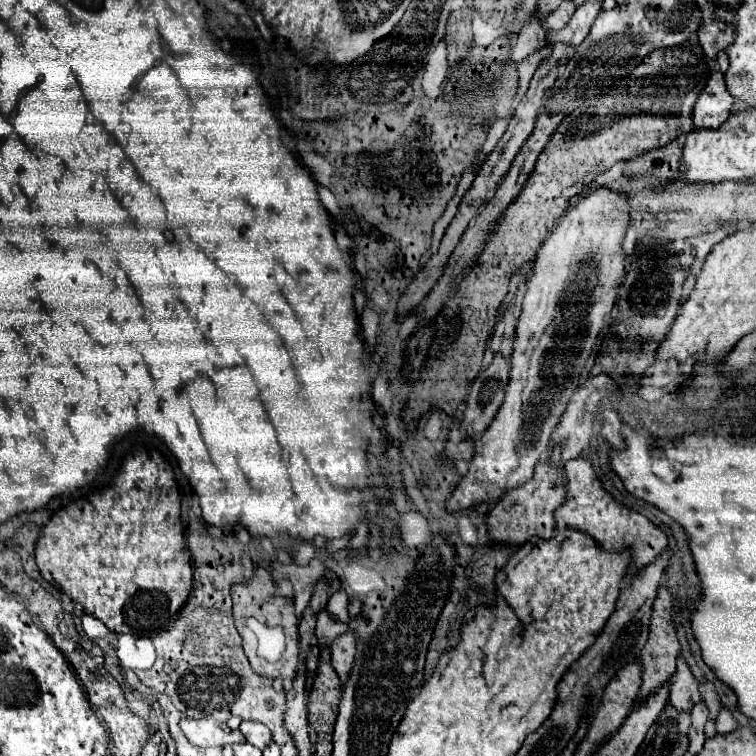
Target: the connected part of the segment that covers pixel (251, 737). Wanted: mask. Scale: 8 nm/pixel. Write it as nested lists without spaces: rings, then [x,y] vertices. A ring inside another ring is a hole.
[[[243,721],[239,731],[245,735],[245,741],[251,743],[257,749],[265,749],[267,743],[271,743],[271,731],[257,721]]]

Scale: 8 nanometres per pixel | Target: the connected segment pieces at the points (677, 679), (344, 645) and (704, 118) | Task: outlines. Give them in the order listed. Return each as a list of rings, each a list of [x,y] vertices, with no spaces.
[[[683,655],[677,657],[677,671],[671,677],[671,693],[669,693],[669,703],[677,707],[679,711],[691,711],[693,703],[701,699],[699,689],[697,689],[697,679],[693,677],[687,661]]]
[[[347,631],[339,635],[331,645],[331,665],[337,671],[341,685],[345,685],[345,681],[349,679],[353,657],[355,657],[355,635]]]
[[[711,69],[709,79],[703,87],[695,107],[693,107],[693,127],[695,129],[711,129],[719,127],[731,113],[733,97],[725,87],[723,73]]]

